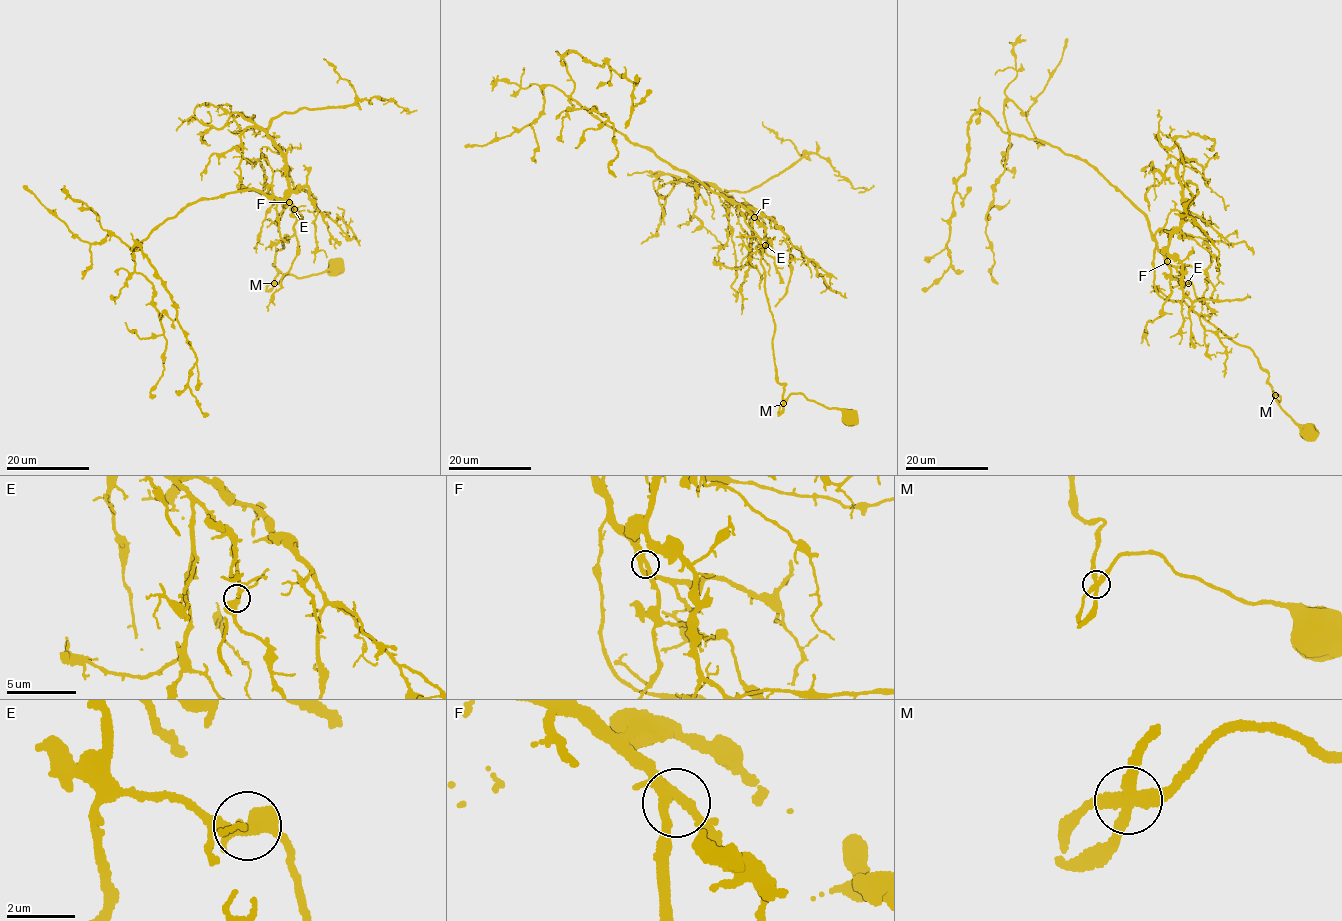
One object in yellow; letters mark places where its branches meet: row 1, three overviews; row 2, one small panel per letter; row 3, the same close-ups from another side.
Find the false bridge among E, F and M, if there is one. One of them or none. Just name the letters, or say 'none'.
none

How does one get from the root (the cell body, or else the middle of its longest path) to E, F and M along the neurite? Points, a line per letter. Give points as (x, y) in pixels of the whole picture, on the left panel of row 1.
E: (333, 266), (275, 282), (276, 251), (289, 239), (280, 237), (276, 205), (283, 200), (294, 209)
F: (333, 266), (275, 282), (276, 251), (283, 248), (285, 235), (289, 239), (280, 237), (276, 205), (289, 202)
M: (333, 266), (308, 276), (285, 275), (274, 283)

